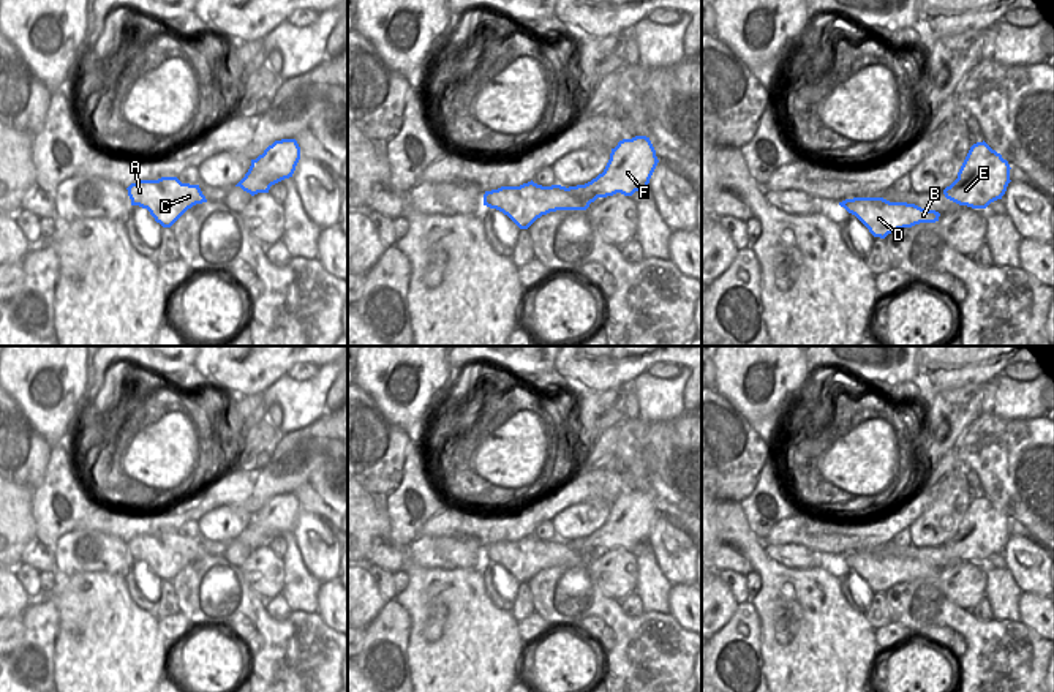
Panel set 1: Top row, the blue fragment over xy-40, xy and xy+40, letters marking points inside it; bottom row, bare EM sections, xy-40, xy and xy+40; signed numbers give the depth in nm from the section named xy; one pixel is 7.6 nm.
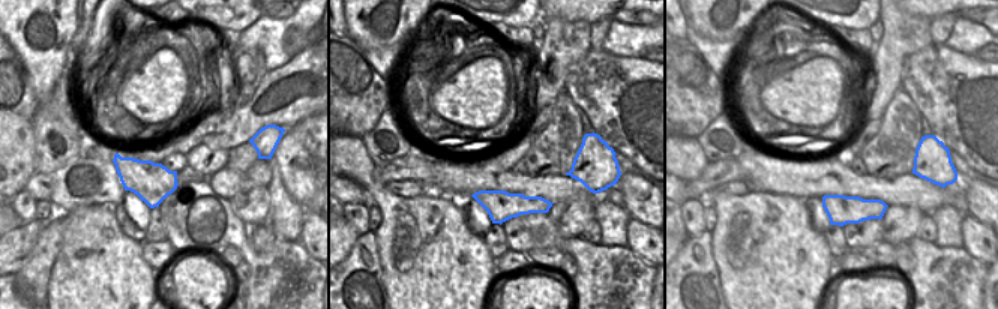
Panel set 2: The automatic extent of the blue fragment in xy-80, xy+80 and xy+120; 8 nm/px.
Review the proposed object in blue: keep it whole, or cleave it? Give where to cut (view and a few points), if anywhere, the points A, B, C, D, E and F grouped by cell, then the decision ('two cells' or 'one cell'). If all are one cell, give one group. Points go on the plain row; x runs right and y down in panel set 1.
cut xy (566, 542), (579, 552), (594, 553); groups A B C D / E F; two cells

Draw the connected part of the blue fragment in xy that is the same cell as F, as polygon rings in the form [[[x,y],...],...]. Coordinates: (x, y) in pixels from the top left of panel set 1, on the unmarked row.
[[[646,490],[623,493],[612,502],[610,513],[602,528],[585,539],[569,540],[578,553],[597,553],[621,547],[632,550],[648,543],[649,532],[659,513]]]

